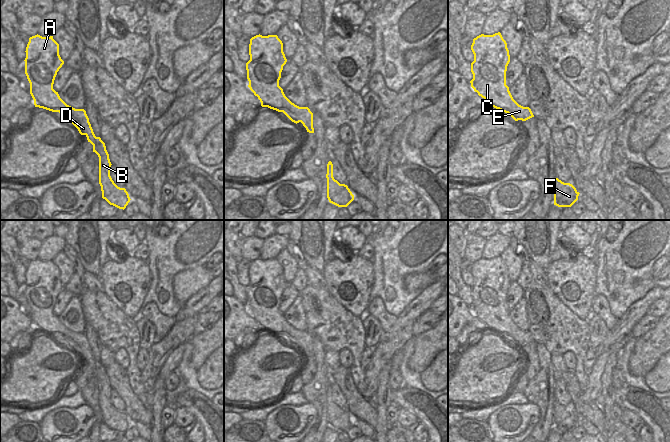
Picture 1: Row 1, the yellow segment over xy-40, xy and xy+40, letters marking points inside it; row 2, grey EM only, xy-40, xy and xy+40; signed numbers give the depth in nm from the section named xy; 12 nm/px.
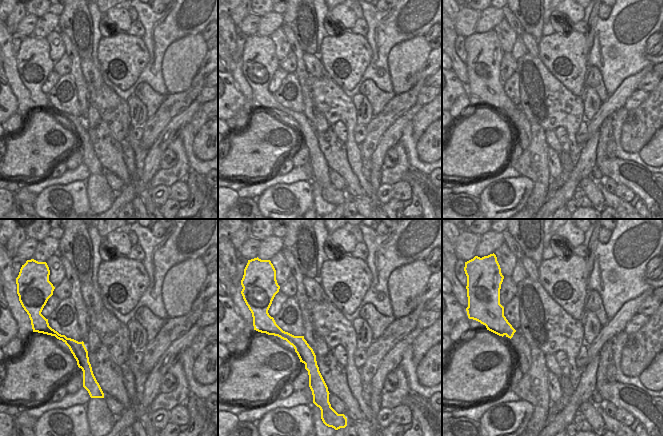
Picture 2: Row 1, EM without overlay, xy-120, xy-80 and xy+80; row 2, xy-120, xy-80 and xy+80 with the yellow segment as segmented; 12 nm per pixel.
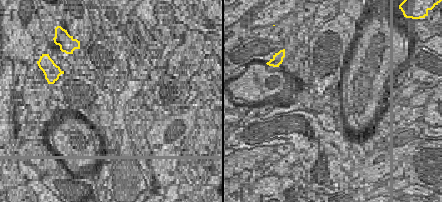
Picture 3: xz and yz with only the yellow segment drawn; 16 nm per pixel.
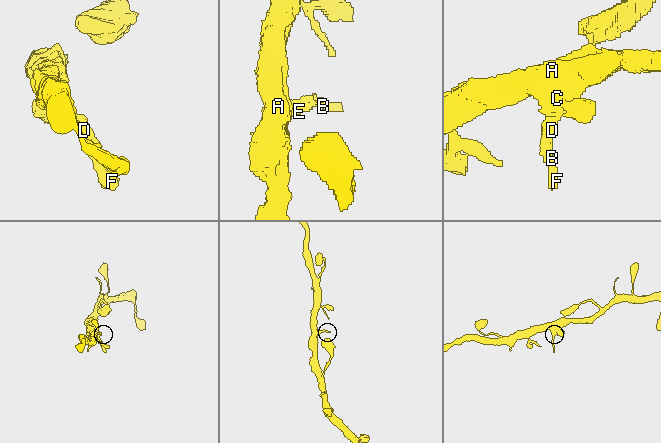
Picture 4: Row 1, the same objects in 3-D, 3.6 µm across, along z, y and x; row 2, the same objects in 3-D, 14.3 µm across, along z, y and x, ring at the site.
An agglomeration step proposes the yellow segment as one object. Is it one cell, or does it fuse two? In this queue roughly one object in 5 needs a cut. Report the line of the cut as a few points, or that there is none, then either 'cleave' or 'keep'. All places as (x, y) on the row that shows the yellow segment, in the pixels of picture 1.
cut none; keep

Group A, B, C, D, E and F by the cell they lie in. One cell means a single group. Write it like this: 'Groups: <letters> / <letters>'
Groups: A B C D E F

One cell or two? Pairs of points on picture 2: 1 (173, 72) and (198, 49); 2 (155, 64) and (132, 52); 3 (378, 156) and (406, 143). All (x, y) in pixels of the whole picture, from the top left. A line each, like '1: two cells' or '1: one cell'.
1: one cell
2: two cells
3: two cells

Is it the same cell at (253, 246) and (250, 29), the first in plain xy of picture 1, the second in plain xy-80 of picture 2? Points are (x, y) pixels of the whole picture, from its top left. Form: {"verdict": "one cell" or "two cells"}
{"verdict": "one cell"}

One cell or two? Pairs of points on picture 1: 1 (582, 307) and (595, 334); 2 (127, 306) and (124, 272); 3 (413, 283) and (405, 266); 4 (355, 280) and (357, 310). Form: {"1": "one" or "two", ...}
{"1": "two", "2": "one", "3": "two", "4": "one"}

